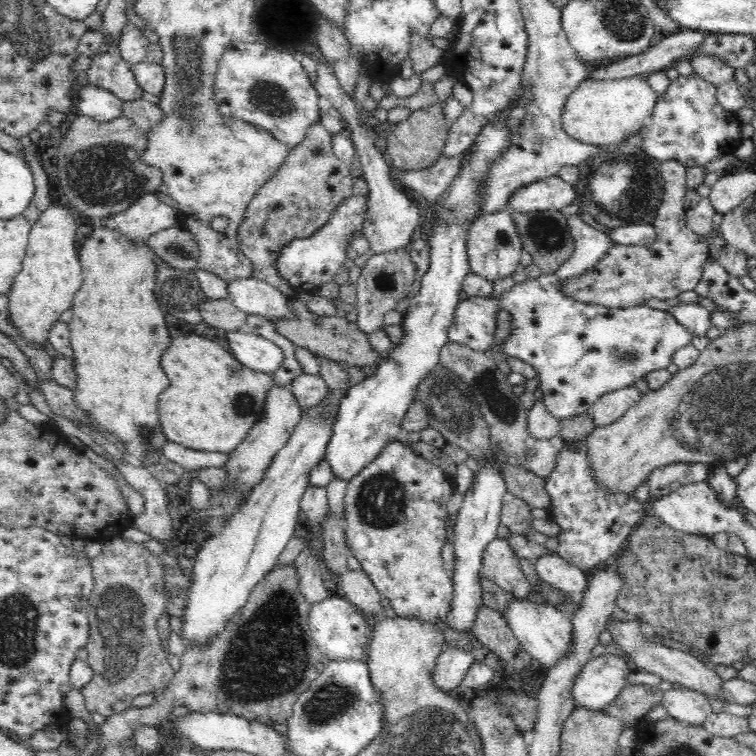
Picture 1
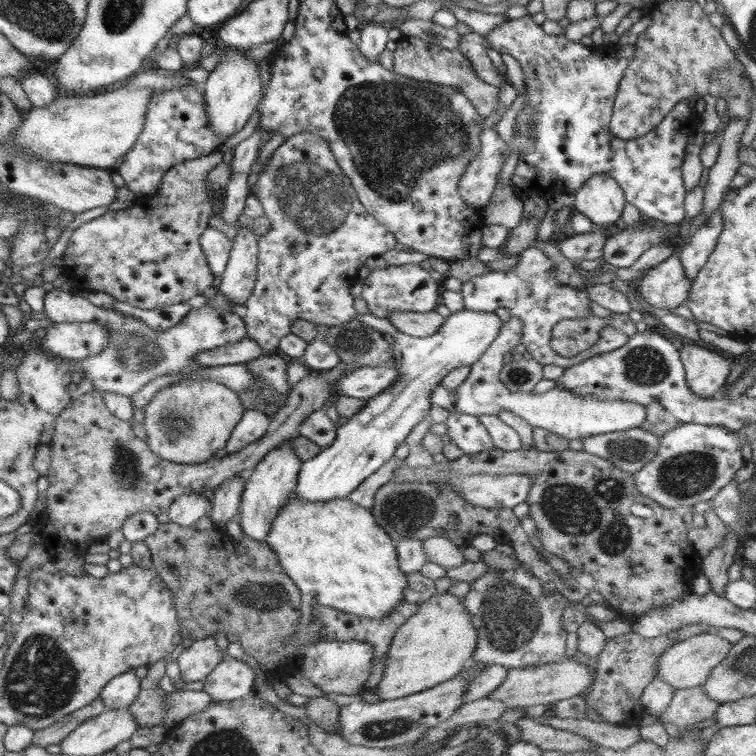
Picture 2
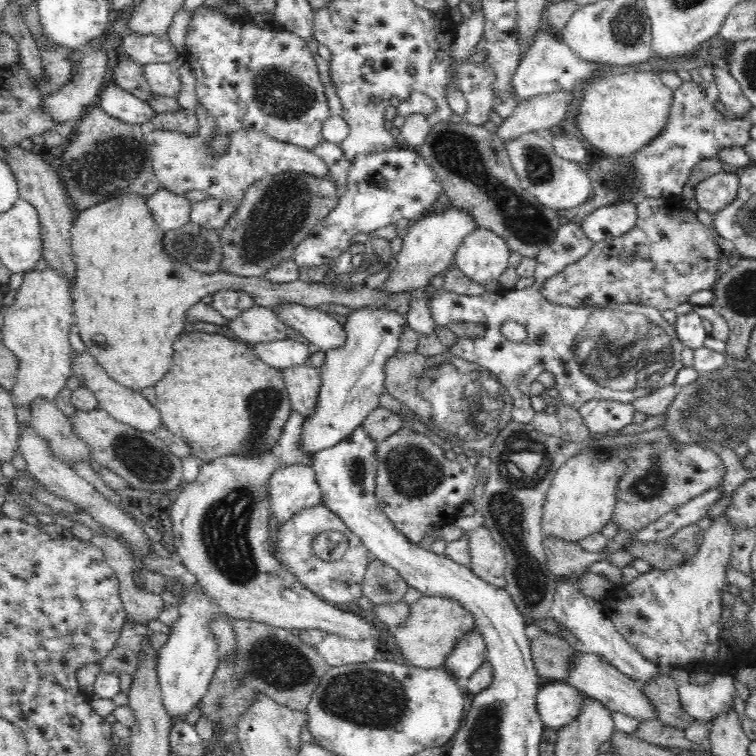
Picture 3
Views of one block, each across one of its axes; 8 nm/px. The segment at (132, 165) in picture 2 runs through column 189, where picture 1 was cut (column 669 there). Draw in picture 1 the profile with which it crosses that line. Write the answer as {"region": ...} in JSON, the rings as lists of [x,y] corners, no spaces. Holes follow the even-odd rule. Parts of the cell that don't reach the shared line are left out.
{"region":[[[700,74],[676,78],[666,94],[658,100],[650,128],[644,134],[642,148],[654,160],[678,160],[688,168],[702,166],[716,160],[722,154],[734,154],[742,144],[742,122],[736,112],[728,112],[718,100],[718,86],[702,78]]]}

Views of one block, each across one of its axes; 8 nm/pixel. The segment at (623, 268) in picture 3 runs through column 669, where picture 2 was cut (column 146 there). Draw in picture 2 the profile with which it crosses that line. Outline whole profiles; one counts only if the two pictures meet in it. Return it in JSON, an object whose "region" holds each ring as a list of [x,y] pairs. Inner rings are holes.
{"region":[[[219,148],[203,158],[175,164],[161,176],[159,188],[151,198],[139,198],[133,202],[135,206],[127,206],[119,212],[105,212],[103,216],[77,226],[61,258],[63,276],[67,278],[71,292],[103,292],[119,302],[145,310],[165,308],[177,302],[187,302],[193,296],[201,296],[213,286],[213,274],[197,242],[213,216],[213,208],[207,202],[209,196],[205,192],[205,180],[217,188],[227,186],[233,174],[231,166],[233,164],[223,164],[223,154]]]}

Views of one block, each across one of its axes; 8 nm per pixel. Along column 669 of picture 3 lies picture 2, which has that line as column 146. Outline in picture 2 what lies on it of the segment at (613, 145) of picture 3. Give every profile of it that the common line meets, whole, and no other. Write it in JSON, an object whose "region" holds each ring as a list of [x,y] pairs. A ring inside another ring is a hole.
{"region":[[[129,82],[125,88],[107,94],[59,96],[49,106],[33,108],[25,114],[25,120],[15,134],[15,144],[17,148],[47,160],[109,170],[139,140],[149,104],[157,94],[159,90]]]}

